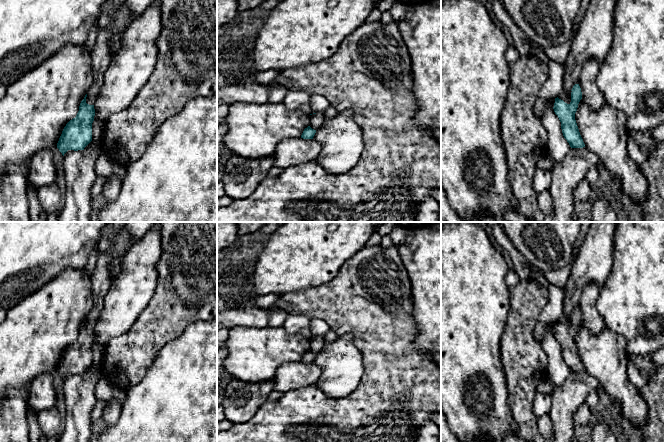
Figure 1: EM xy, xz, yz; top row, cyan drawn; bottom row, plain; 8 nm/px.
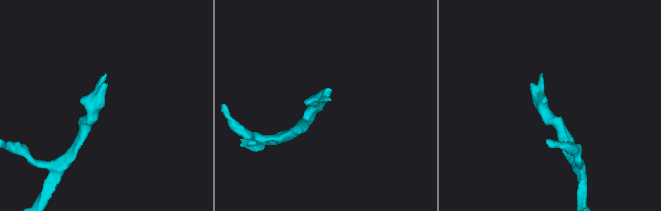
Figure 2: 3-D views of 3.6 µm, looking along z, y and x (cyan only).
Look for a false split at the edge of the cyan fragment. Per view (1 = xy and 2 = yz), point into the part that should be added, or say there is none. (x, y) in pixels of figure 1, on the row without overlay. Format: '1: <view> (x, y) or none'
1: xy (101, 280)
2: yz (566, 322)

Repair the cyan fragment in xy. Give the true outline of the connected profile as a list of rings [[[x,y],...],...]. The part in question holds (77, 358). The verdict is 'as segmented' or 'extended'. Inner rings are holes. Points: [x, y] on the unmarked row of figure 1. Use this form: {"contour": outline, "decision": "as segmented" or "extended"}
{"contour": [[[99,254],[94,272],[91,275],[93,308],[81,325],[75,342],[64,351],[57,372],[64,378],[68,374],[84,374],[92,365],[94,327],[104,305],[104,298],[113,282],[110,269],[113,259],[108,254]]], "decision": "extended"}

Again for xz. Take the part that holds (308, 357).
{"contour": [[[322,336],[310,338],[310,349],[304,353],[301,362],[313,363],[316,355],[324,348],[325,345],[325,340]]], "decision": "extended"}

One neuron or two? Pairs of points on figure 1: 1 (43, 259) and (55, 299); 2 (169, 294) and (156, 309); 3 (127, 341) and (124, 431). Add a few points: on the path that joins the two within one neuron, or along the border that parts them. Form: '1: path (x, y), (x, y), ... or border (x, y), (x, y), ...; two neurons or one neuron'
1: border (70, 268), (63, 269), (49, 282), (30, 294); two neurons
2: path (167, 298), (160, 305); one neuron
3: border (144, 376), (125, 390); two neurons

